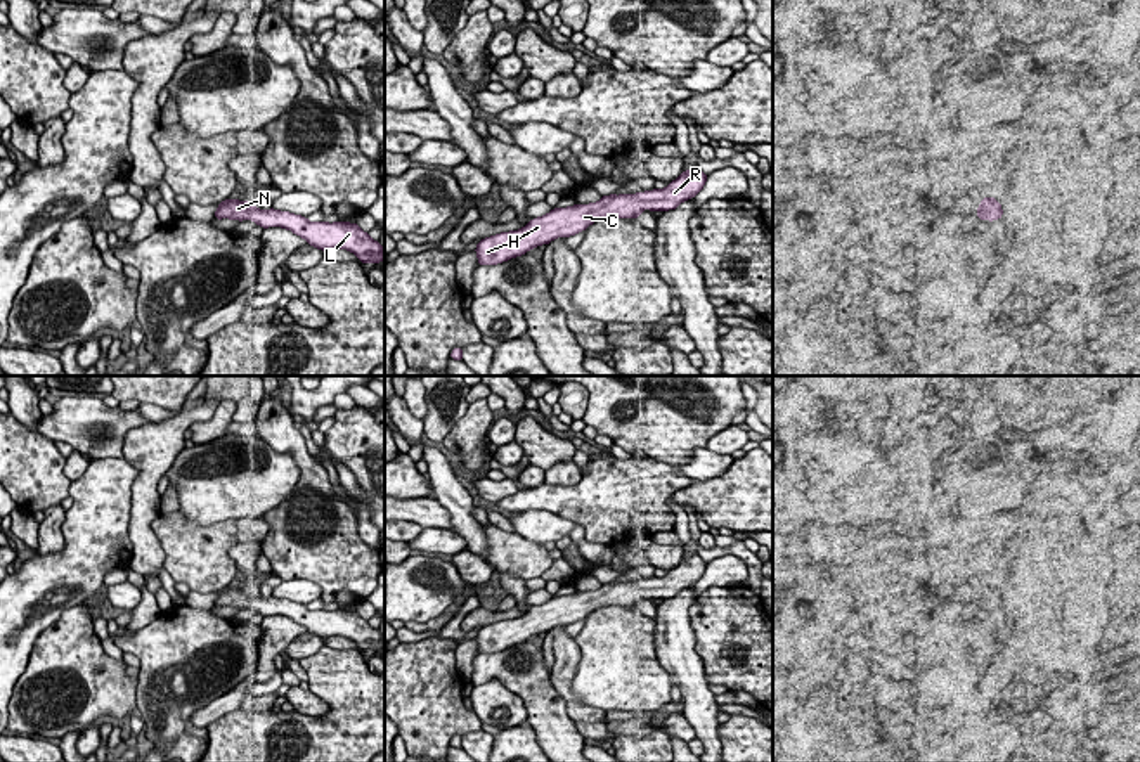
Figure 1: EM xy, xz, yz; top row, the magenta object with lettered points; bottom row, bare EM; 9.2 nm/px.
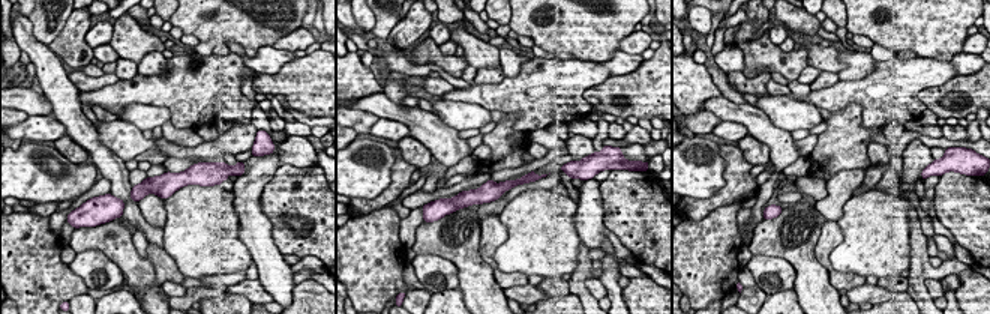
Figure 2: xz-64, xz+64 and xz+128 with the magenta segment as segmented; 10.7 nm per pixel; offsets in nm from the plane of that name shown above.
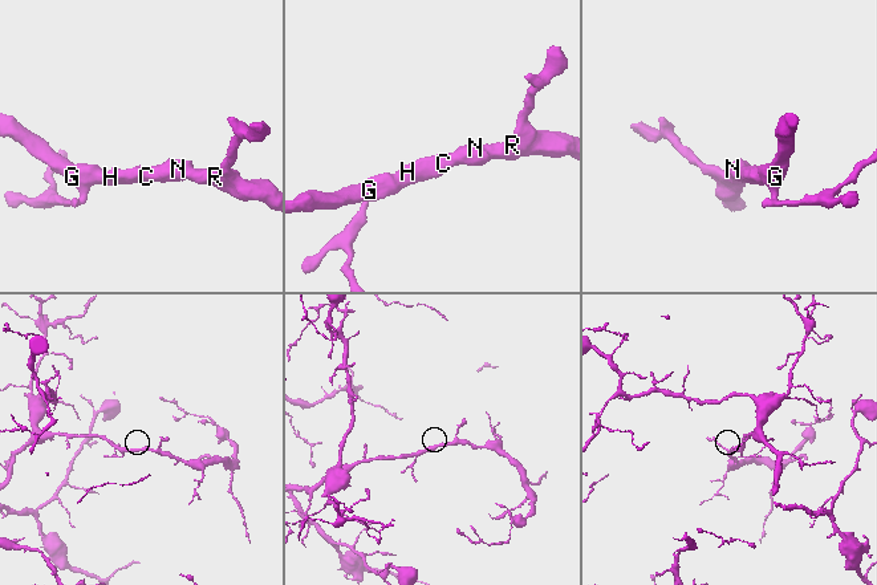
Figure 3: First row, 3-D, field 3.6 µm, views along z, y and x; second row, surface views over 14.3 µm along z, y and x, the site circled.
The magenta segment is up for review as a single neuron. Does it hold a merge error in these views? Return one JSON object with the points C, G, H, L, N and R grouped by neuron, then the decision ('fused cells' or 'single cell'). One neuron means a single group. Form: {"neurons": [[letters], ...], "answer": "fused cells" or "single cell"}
{"neurons": [["C", "G", "H", "L", "N", "R"]], "answer": "single cell"}

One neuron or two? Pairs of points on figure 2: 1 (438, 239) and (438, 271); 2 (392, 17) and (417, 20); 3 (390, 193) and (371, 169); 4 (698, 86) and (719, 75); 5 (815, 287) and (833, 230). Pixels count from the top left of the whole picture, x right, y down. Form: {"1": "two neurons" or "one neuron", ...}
{"1": "two neurons", "2": "two neurons", "3": "two neurons", "4": "two neurons", "5": "two neurons"}

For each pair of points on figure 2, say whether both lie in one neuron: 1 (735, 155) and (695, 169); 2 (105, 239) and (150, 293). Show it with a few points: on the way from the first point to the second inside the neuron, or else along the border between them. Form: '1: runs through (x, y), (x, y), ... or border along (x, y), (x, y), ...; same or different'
1: border along (720, 144), (725, 173), (723, 185), (714, 194); different
2: runs through (119, 253), (146, 280); same

